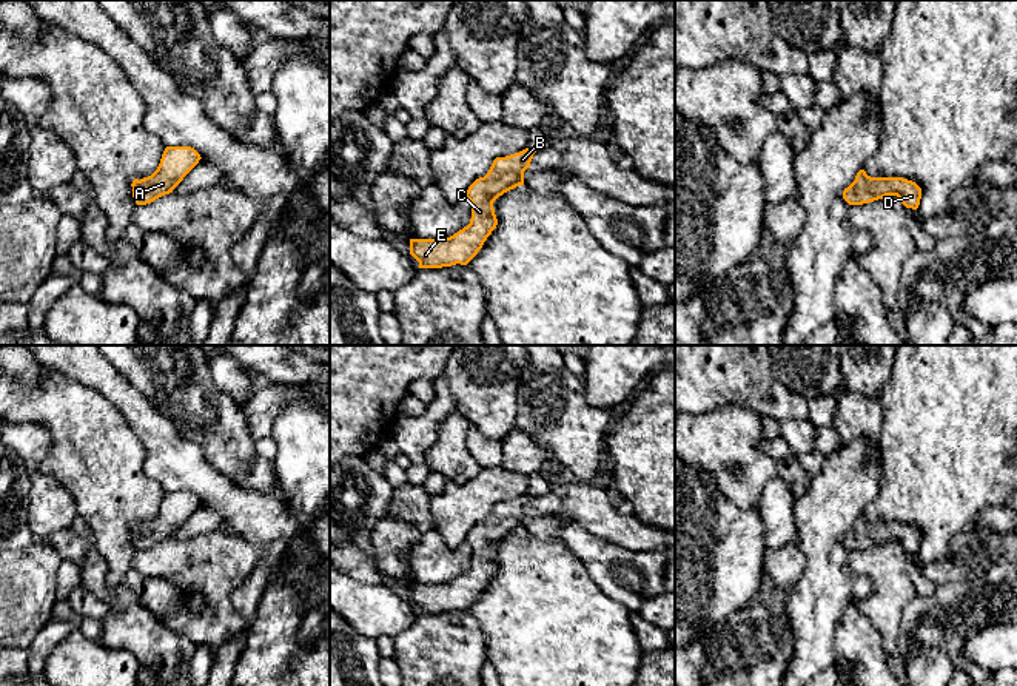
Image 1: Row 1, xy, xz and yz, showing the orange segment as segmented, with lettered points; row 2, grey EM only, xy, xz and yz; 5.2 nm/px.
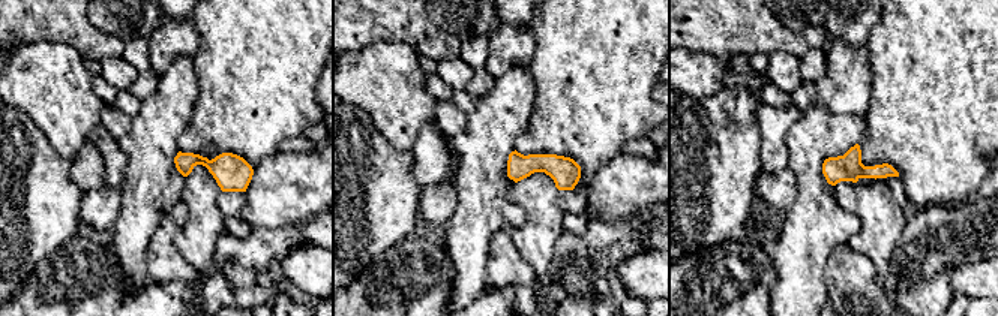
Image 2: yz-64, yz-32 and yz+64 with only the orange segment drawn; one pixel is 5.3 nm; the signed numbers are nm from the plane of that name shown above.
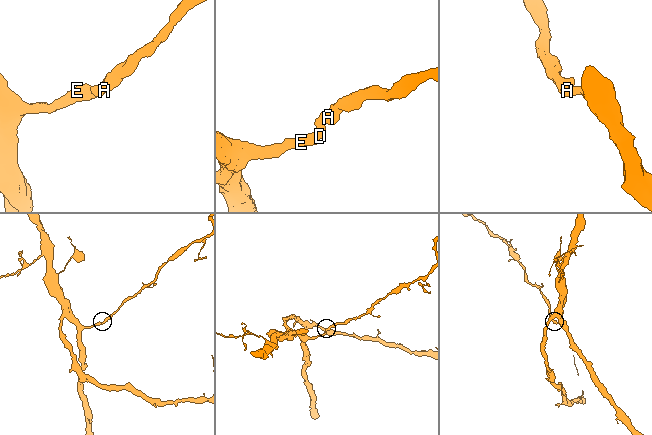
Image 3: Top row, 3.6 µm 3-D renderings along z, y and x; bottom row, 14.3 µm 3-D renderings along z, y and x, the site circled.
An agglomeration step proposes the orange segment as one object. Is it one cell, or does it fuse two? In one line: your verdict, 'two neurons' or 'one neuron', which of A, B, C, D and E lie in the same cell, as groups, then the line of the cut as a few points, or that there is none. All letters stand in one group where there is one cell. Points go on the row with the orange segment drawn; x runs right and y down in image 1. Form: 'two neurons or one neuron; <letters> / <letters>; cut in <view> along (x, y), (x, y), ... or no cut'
one neuron; A B C D E; no cut

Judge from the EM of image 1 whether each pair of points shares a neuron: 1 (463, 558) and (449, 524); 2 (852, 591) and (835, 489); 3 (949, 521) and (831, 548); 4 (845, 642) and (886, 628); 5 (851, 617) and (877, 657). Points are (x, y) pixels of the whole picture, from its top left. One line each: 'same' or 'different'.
1: different
2: same
3: different
4: different
5: same

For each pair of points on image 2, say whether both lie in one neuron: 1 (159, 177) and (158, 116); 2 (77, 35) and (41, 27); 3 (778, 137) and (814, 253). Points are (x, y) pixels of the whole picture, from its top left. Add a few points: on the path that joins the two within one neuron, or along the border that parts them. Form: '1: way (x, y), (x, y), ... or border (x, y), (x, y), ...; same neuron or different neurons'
1: way (158, 162), (158, 131); same neuron
2: way (68, 27), (50, 27); same neuron
3: border (790, 131), (787, 137), (787, 165); different neurons

